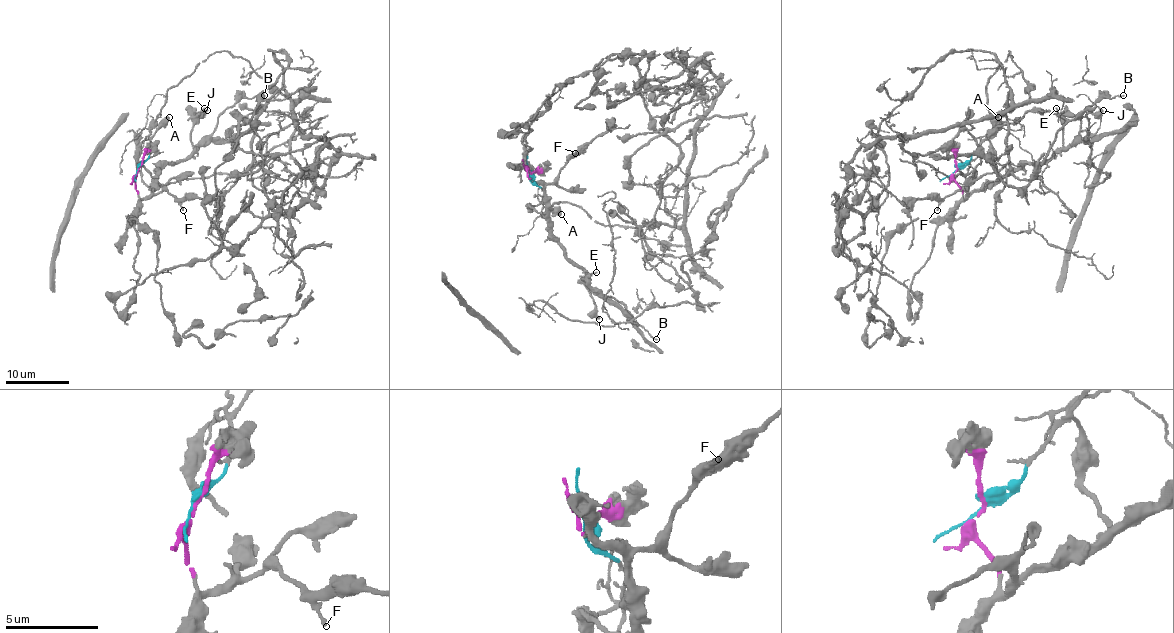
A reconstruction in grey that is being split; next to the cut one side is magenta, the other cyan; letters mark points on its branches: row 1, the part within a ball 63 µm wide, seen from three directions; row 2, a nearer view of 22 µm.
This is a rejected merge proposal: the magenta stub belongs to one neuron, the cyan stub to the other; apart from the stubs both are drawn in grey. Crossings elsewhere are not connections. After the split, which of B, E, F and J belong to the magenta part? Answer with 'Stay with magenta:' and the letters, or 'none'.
Stay with magenta: B, E, F, J

